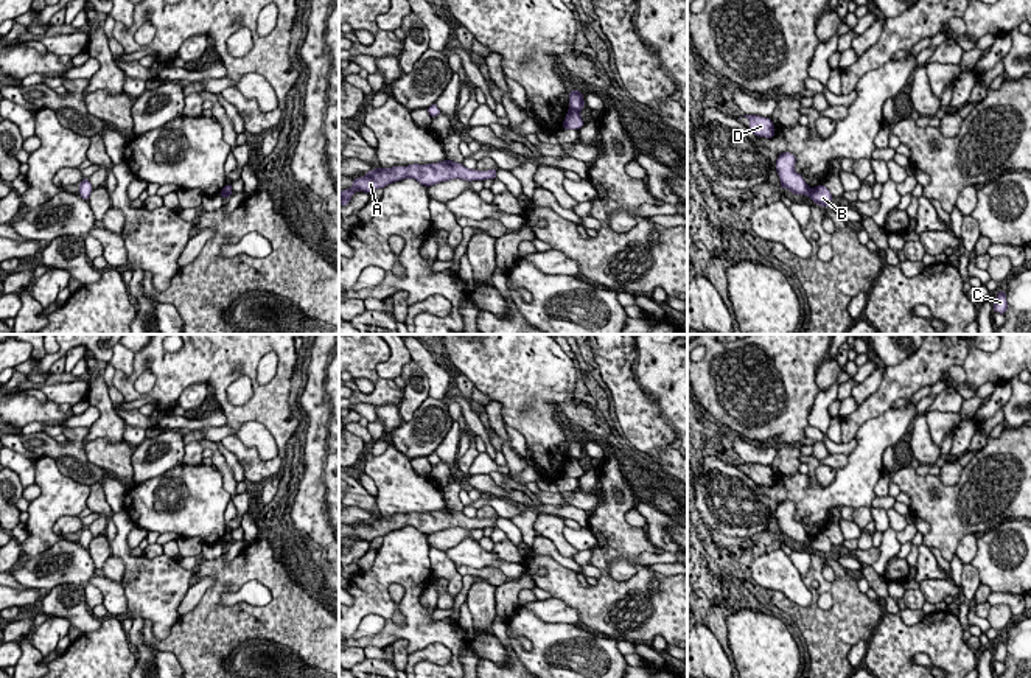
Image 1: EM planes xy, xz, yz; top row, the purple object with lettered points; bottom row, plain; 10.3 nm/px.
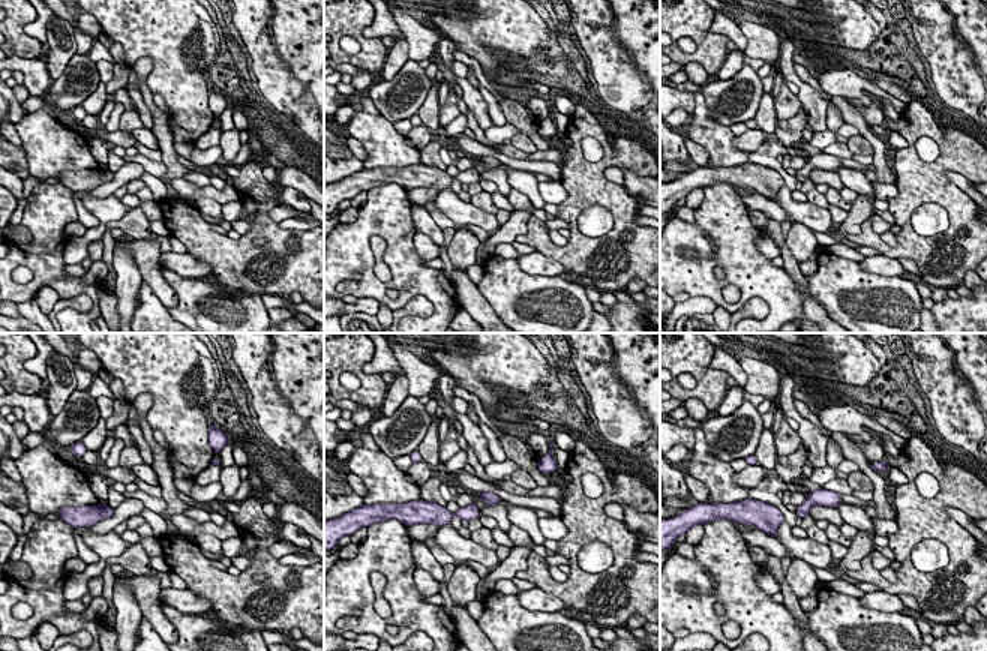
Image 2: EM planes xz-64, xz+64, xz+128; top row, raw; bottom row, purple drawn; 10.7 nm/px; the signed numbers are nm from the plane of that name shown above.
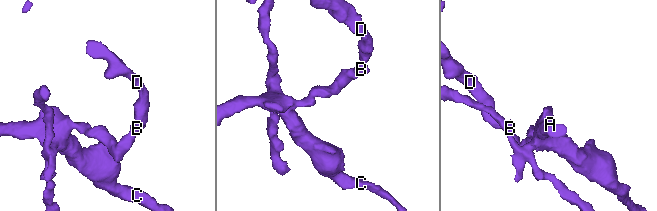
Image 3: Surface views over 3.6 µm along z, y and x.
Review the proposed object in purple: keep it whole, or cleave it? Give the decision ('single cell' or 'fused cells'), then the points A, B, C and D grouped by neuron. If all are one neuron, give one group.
fused cells; groups A B C / D

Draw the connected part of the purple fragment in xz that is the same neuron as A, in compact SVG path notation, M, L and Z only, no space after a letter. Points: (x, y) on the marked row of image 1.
M443 160L440 163L428 163L428 165L407 165L407 166L392 166L392 168L378 168L369 171L364 177L353 179L353 187L339 193L339 204L348 205L351 196L356 191L372 193L376 188L384 188L392 182L398 182L401 179L412 177L425 187L431 187L440 182L462 179L462 180L485 180L496 179L496 171L477 171L468 170L463 163L457 163L453 160Z

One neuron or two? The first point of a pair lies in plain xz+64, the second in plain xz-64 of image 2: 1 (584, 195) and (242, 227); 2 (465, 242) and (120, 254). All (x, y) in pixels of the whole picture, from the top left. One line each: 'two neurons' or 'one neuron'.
1: two neurons
2: one neuron

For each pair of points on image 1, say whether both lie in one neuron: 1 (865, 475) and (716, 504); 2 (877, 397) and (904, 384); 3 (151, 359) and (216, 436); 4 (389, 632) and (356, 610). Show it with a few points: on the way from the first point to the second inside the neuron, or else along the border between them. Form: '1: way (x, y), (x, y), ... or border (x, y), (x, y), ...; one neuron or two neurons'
1: way (828, 493), (776, 493), (753, 504); one neuron
2: way (884, 397), (898, 384); one neuron
3: border (227, 436), (221, 442); two neurons
4: way (387, 621), (378, 608), (367, 608); one neuron

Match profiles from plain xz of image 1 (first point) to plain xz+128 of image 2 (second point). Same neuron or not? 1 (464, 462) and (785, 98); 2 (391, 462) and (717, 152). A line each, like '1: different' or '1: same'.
1: same
2: same

